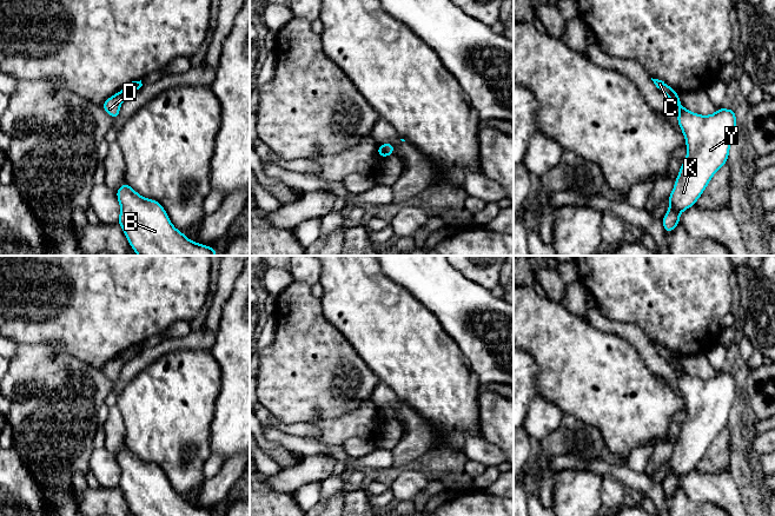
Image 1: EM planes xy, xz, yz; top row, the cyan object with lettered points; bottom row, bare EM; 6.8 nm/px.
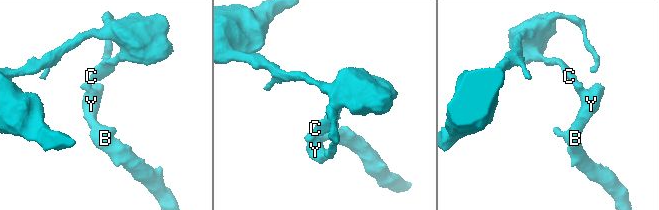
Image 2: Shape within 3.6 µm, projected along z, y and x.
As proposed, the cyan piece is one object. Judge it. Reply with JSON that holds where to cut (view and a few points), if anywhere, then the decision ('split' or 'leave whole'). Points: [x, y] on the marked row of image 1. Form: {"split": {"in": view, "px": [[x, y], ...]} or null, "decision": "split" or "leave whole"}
{"split": {"in": "xz", "px": [[379, 145], [386, 154]]}, "decision": "split"}

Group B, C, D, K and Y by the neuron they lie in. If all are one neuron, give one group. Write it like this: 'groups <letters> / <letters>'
groups B D K Y / C

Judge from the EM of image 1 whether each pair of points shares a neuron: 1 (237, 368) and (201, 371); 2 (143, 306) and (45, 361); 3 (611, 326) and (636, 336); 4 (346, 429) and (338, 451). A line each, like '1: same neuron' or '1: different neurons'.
1: different neurons
2: different neurons
3: same neuron
4: different neurons

